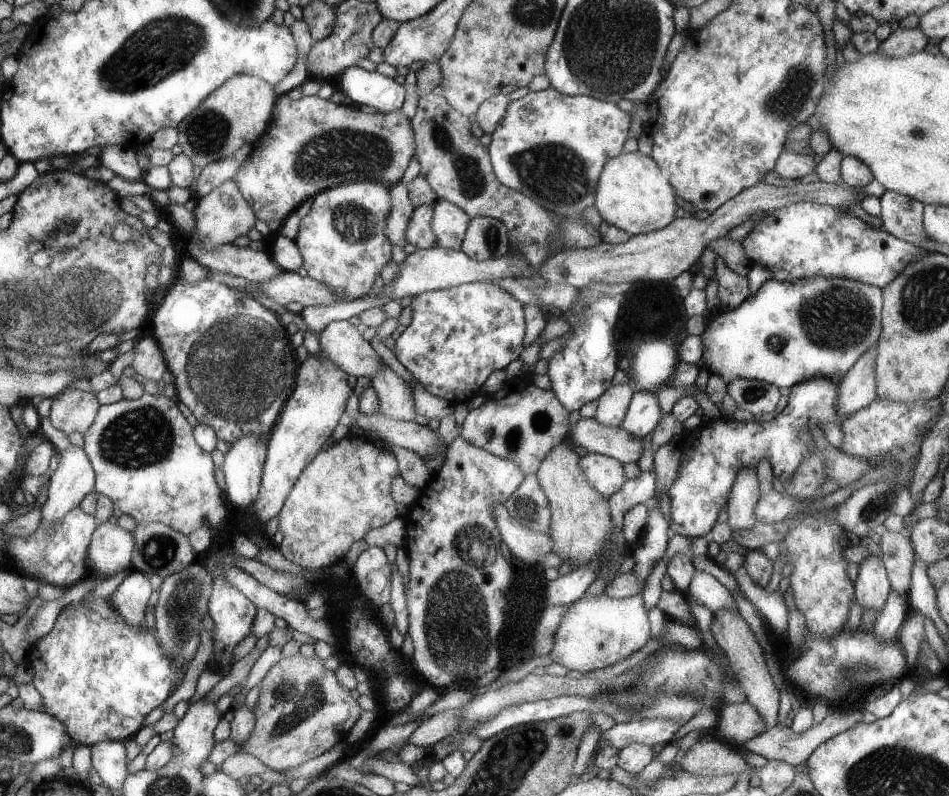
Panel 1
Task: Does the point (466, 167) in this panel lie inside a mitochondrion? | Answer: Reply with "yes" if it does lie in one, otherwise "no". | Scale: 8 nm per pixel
yes

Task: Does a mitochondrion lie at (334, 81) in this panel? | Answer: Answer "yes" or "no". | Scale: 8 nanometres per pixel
no

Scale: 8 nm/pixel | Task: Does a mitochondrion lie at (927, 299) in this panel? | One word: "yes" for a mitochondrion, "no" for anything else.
yes

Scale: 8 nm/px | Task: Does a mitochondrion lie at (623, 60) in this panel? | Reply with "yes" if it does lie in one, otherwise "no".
yes

